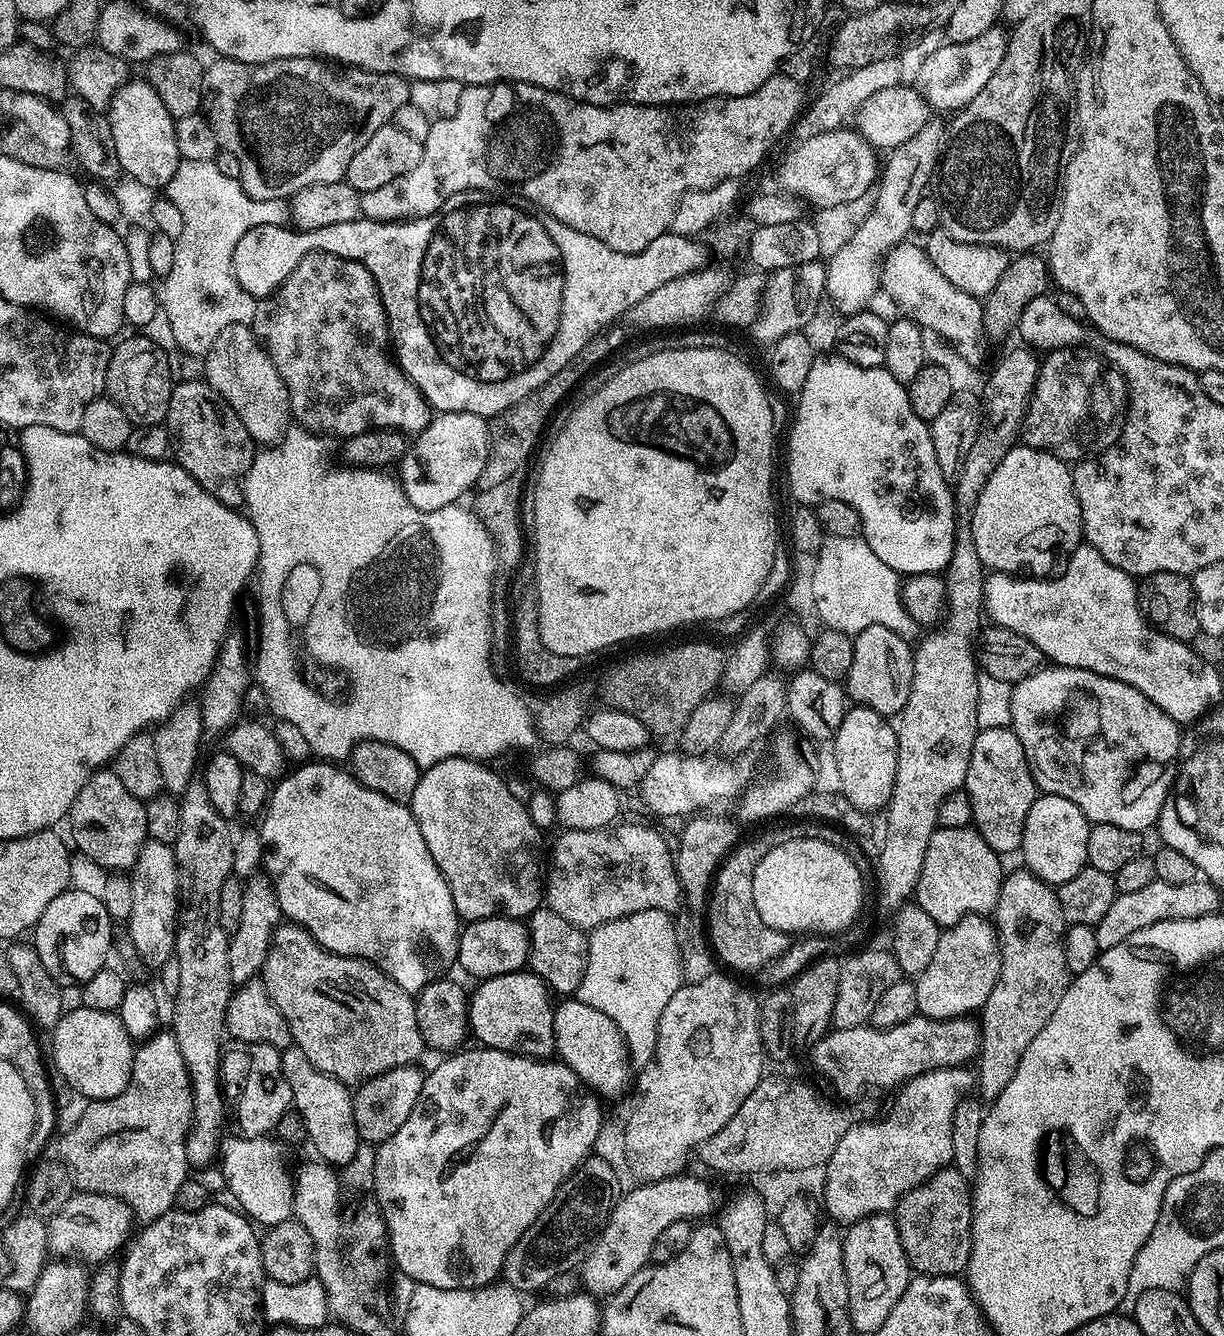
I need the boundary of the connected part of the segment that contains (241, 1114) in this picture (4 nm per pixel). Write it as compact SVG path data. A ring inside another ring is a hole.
M237 1043L232 1047L236 1048L229 1052L227 1049L220 1061L220 1074L228 1074L226 1078L234 1078L238 1086L242 1086L240 1090L224 1092L230 1126L238 1126L235 1135L242 1140L267 1137L275 1129L278 1118L293 1107L290 1082L286 1082L286 1074L282 1074L281 1049L269 1044Z

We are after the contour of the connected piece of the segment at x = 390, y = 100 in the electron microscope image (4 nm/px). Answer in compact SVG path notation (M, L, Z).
M299 56L298 58L282 58L281 60L271 60L261 64L251 64L250 62L238 62L231 58L216 58L216 61L205 67L202 78L202 114L210 122L214 134L218 138L223 151L234 154L238 162L242 162L242 174L240 184L250 194L250 198L255 200L284 200L290 198L295 192L302 191L306 186L315 184L329 184L344 180L346 170L350 166L350 158L370 142L374 130L378 130L382 125L389 123L395 117L398 106L408 103L409 81L402 76L395 76L392 72L371 72L365 68L350 68L339 62L329 62L323 58L315 56Z

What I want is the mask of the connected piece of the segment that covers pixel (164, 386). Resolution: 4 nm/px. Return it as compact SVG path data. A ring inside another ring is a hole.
M132 334L120 345L112 348L110 366L106 370L104 387L108 399L118 402L135 426L164 424L170 410L170 394L174 387L172 368L168 365L168 356L151 340L148 334Z

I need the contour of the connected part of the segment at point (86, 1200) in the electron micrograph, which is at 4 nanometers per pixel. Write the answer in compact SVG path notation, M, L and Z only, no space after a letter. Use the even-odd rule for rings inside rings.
M77 1191L70 1198L70 1202L62 1206L62 1210L47 1217L46 1223L48 1250L53 1257L79 1258L92 1266L99 1265L105 1261L102 1259L114 1255L116 1251L119 1253L129 1243L134 1232L131 1208L118 1198L97 1192Z

